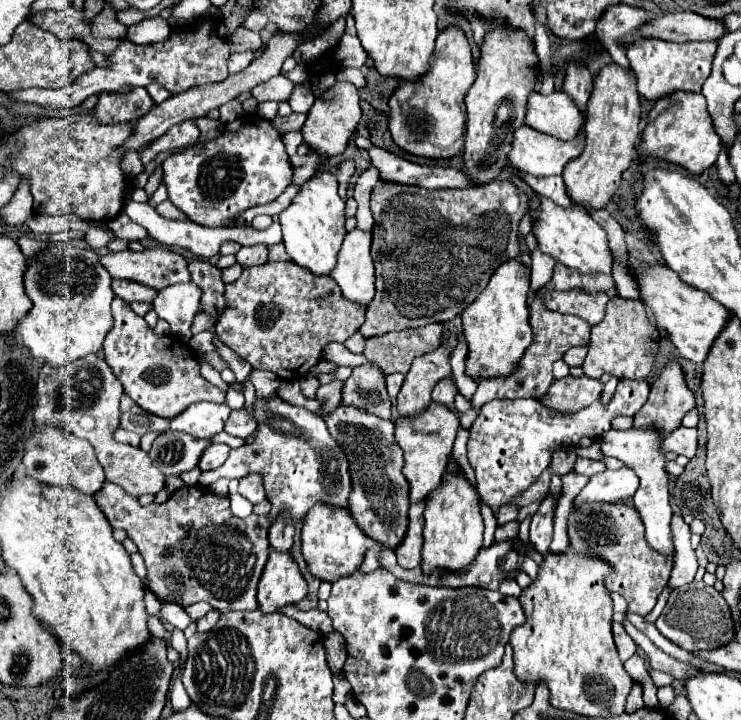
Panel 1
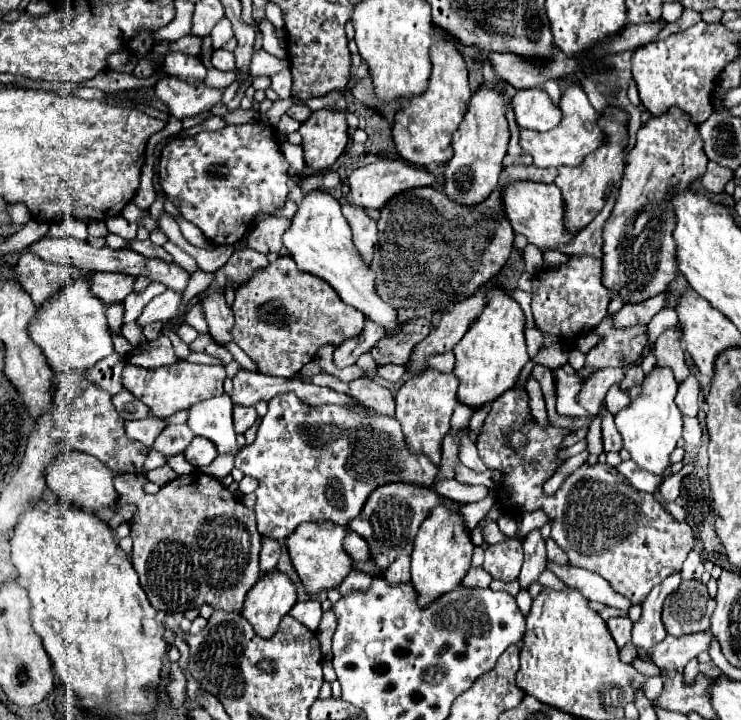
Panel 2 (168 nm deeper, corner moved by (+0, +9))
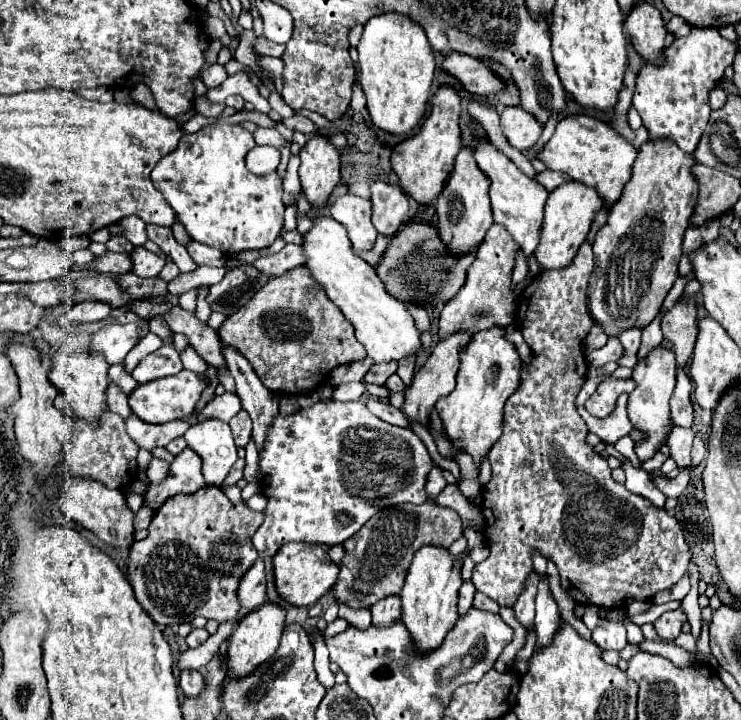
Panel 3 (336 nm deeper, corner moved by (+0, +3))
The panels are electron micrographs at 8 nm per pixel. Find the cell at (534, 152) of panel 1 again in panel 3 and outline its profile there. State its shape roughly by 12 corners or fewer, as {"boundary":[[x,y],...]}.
{"boundary":[[568,114],[536,154],[612,206],[638,152],[588,114]]}

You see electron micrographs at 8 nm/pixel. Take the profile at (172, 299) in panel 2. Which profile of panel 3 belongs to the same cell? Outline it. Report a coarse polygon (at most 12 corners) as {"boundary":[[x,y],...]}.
{"boundary":[[140,322],[106,324],[92,334],[92,352],[122,362],[138,344]]}

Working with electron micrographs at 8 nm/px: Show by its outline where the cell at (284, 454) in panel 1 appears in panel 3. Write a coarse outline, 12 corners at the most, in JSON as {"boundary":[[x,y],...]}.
{"boundary":[[362,400],[276,414],[262,558],[422,504],[434,462]]}

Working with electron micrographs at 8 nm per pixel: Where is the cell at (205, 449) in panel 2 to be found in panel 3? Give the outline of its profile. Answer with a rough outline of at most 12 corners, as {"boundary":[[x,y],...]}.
{"boundary":[[186,448],[162,484],[144,494],[156,510],[166,498],[202,488],[202,458]]}

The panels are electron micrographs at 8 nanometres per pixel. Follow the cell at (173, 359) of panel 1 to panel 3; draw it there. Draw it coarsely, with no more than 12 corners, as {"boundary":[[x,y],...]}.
{"boundary":[[182,370],[140,384],[132,412],[164,424],[188,418],[210,386],[206,374]]}

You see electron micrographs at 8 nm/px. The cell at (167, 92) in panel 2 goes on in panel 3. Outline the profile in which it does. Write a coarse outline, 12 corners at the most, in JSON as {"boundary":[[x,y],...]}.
{"boundary":[[246,72],[228,76],[218,88],[210,88],[210,102],[224,102],[240,94],[258,112],[270,112]]}

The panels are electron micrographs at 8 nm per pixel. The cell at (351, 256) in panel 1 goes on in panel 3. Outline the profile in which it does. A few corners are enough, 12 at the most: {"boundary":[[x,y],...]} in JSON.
{"boundary":[[338,196],[330,208],[346,226],[356,254],[374,248],[370,200]]}

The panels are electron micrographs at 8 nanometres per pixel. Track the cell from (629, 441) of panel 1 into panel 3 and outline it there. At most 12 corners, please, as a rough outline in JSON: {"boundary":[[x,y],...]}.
{"boundary":[[654,348],[636,368],[628,418],[640,462],[670,438],[674,352]]}

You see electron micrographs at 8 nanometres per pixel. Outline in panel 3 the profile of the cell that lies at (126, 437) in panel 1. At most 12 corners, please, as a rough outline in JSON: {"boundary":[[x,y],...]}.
{"boundary":[[134,414],[128,436],[140,448],[154,450],[182,436],[188,420],[148,424]]}

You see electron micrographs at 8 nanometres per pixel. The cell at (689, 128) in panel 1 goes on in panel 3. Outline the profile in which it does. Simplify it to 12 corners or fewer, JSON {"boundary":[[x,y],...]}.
{"boundary":[[640,146],[598,230],[588,308],[648,326],[678,278],[696,160]]}

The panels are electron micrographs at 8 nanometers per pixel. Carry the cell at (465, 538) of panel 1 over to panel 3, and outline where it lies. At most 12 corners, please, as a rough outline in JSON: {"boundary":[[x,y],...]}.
{"boundary":[[420,548],[406,576],[402,620],[418,652],[458,620],[460,556]]}

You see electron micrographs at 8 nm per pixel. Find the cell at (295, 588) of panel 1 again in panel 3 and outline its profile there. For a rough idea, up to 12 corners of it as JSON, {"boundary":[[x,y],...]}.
{"boundary":[[264,602],[234,624],[232,676],[246,676],[280,644],[286,610]]}

